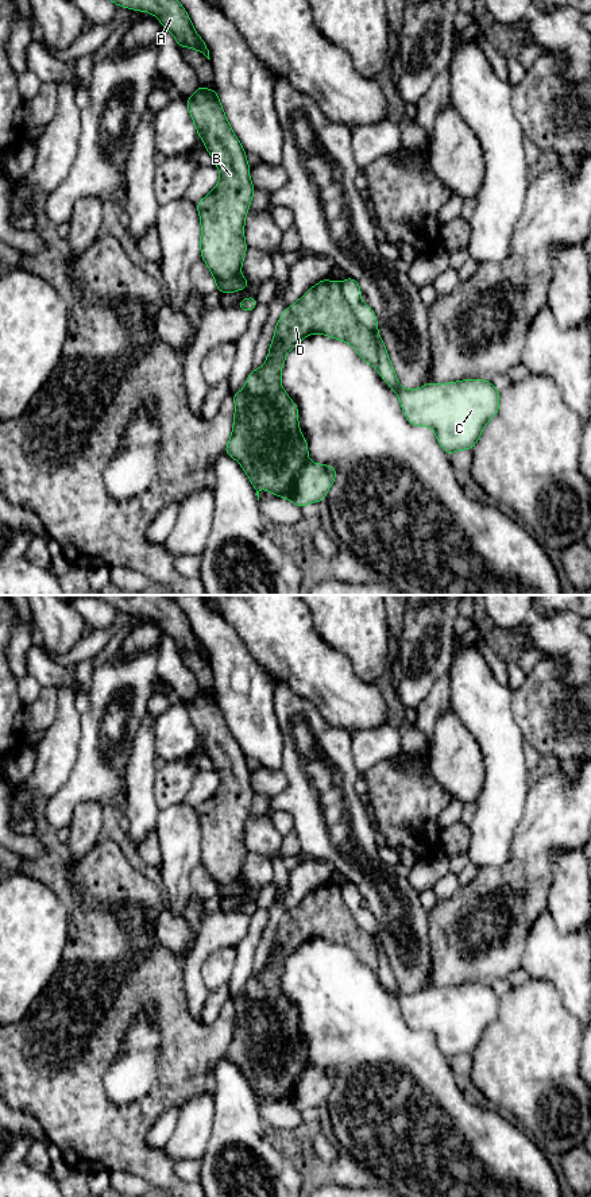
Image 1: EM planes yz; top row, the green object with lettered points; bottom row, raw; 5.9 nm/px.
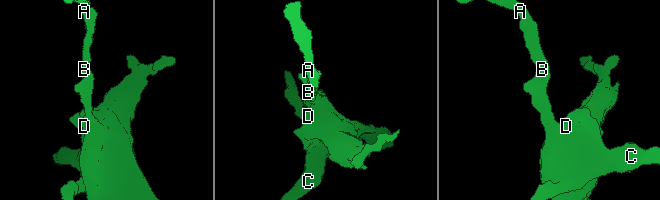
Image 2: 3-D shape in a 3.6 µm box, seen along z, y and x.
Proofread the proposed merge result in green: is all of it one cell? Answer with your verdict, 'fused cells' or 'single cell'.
fused cells

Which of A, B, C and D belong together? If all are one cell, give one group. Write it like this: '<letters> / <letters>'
A B D / C

